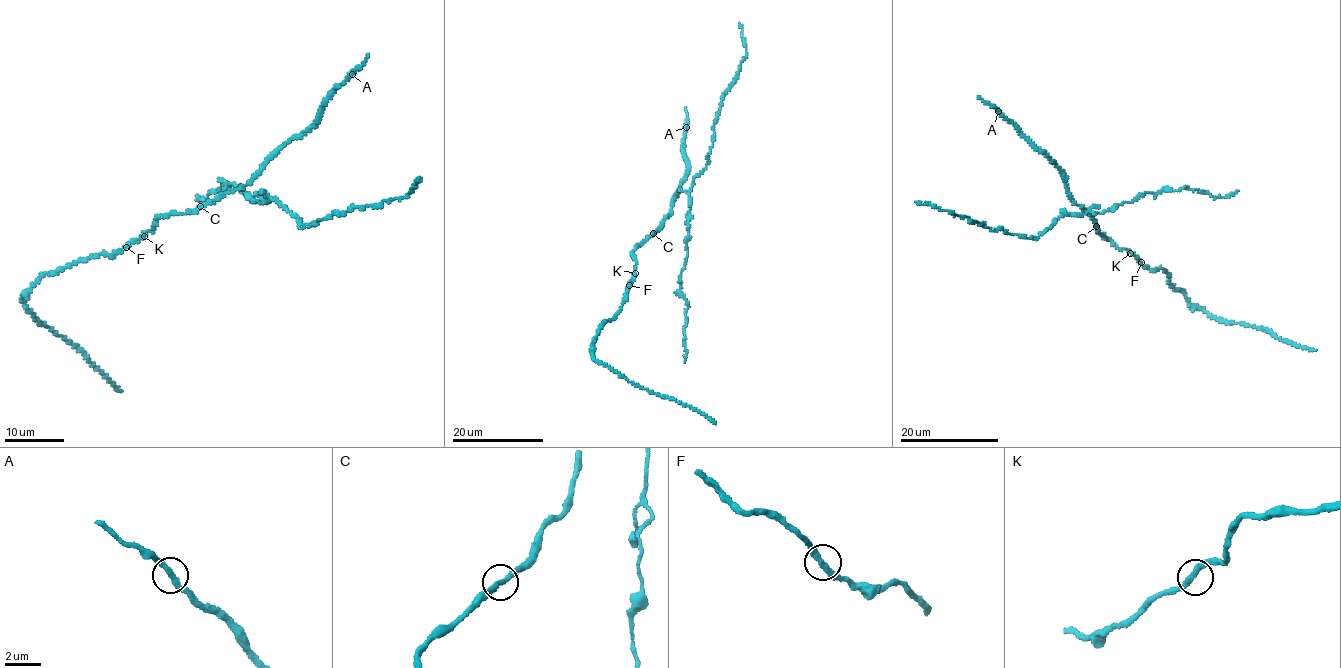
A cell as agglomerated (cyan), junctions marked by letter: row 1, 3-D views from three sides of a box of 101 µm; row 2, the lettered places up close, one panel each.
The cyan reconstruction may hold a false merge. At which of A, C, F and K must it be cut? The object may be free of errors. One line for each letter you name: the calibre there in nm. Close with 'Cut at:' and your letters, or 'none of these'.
F: 320 nm
Cut at: F

